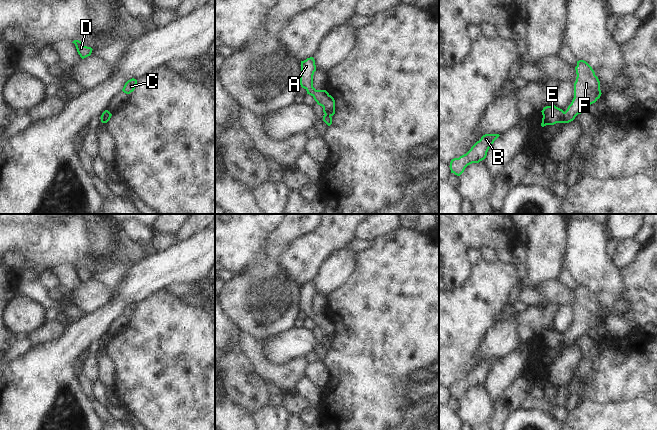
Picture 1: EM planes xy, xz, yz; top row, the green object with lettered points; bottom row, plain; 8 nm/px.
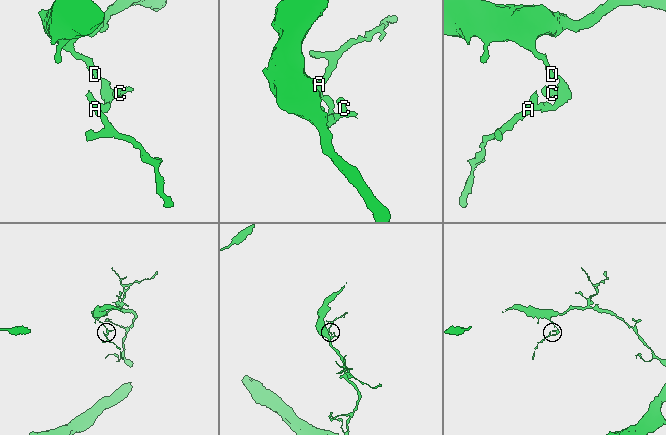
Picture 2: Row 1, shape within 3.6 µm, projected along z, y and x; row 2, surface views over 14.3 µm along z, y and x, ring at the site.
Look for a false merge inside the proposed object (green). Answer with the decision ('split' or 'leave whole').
split

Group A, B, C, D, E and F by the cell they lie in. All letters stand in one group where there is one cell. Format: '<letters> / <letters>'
A B E / C D F

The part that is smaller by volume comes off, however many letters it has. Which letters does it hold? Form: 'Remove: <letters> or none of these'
Remove: A, B, E

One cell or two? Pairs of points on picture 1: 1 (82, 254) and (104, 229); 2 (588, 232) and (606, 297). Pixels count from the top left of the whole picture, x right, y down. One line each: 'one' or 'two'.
1: two
2: one

